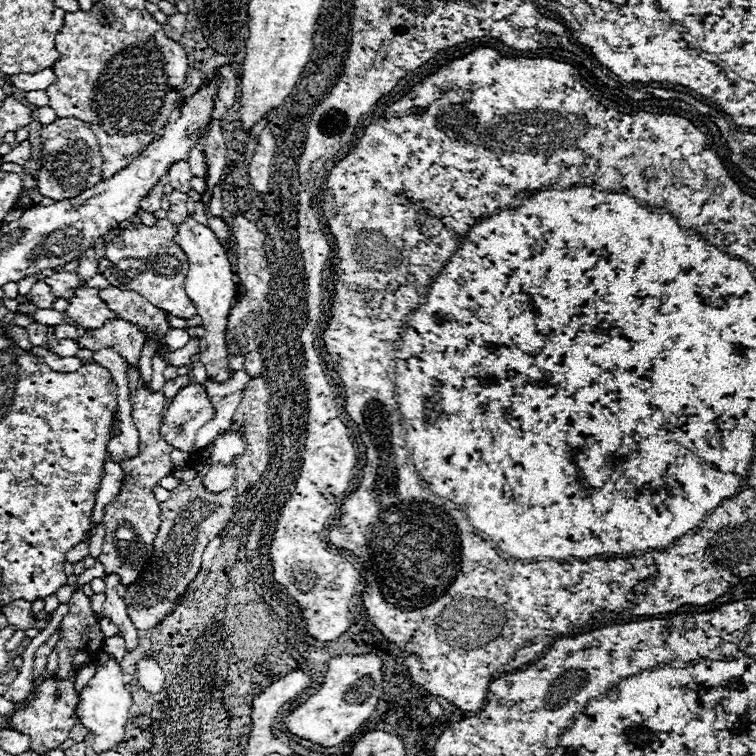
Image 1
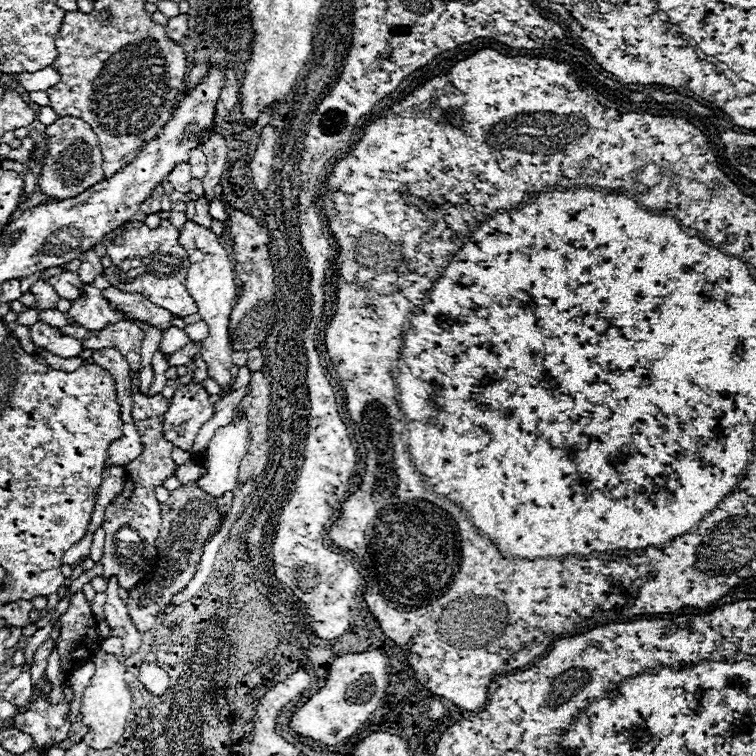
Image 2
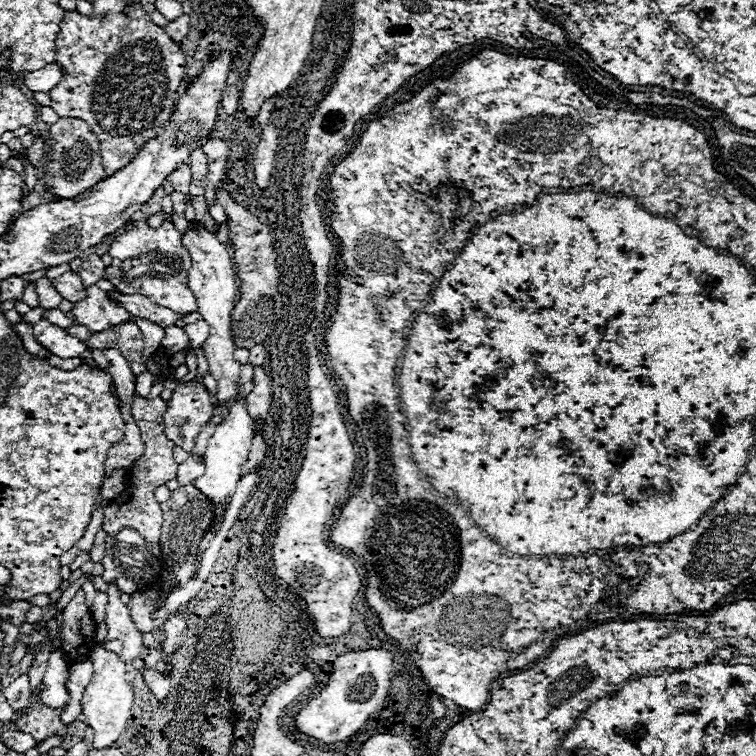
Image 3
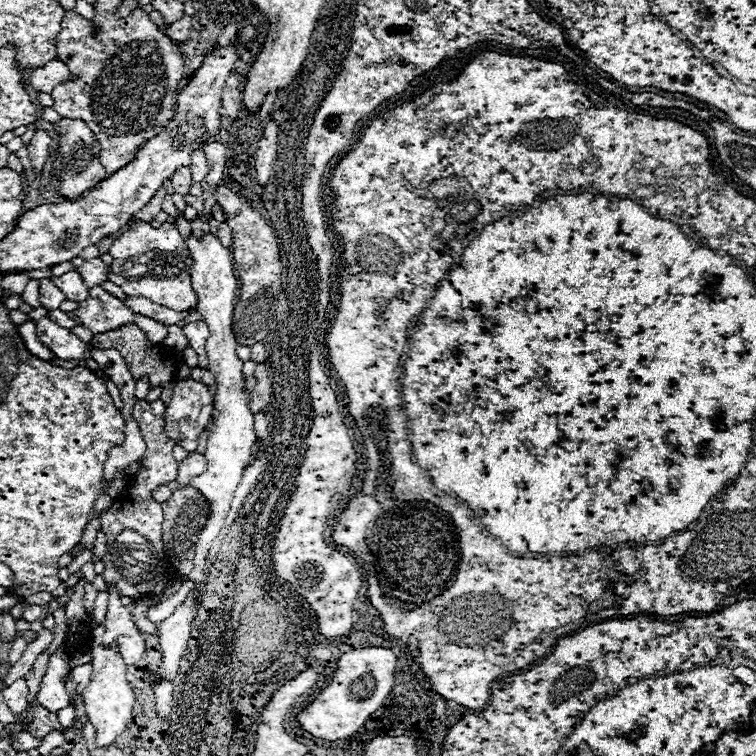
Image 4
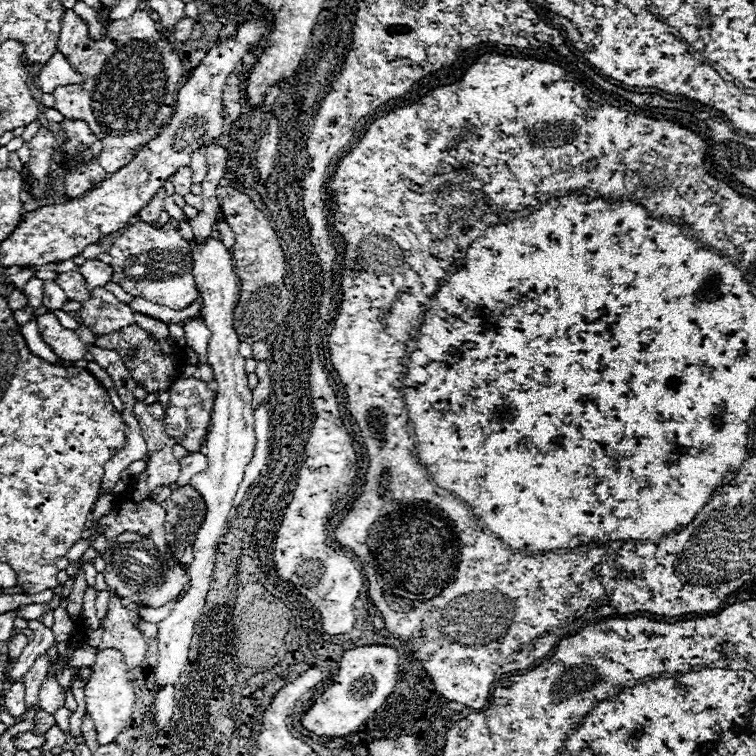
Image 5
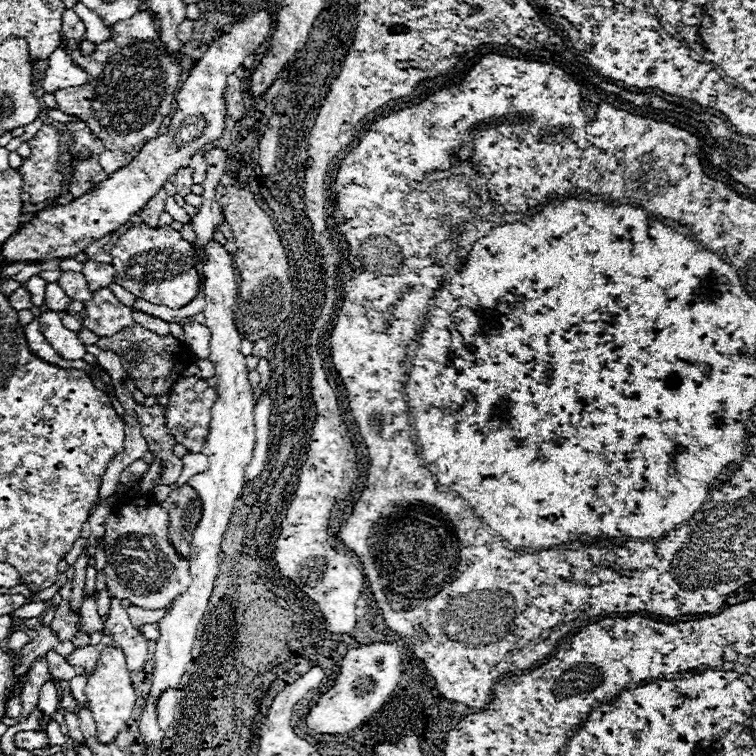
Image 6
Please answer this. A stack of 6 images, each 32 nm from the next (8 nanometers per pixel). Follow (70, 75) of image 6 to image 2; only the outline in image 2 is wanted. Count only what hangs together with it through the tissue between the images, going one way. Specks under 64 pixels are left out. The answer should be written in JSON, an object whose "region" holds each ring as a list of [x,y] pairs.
{"region":[[[46,66],[44,70],[38,70],[32,74],[18,74],[20,86],[24,86],[28,92],[38,92],[38,90],[46,92],[48,88],[58,84],[58,80],[60,80],[60,74],[52,66]]]}

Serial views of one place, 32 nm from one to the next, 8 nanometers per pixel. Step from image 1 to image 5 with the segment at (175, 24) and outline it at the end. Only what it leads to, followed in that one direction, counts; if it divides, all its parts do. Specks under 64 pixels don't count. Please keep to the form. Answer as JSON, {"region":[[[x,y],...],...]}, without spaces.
{"region":[[[182,18],[182,20],[176,24],[174,36],[176,36],[178,42],[186,42],[186,40],[190,40],[190,34],[192,34],[192,18]]]}

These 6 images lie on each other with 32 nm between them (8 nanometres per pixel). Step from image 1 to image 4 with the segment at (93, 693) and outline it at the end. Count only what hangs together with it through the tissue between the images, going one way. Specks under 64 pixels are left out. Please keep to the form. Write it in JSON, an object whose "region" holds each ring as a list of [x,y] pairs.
{"region":[[[94,648],[92,656],[94,656],[92,660],[94,670],[88,686],[84,688],[84,706],[86,706],[86,718],[94,724],[96,730],[96,746],[104,748],[114,744],[114,740],[124,732],[134,706],[134,690],[126,680],[126,664],[116,650]]]}

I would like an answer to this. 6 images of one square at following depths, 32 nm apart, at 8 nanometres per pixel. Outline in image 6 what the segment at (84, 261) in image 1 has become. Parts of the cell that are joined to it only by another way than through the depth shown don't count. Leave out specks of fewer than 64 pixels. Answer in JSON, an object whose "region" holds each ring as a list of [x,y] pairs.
{"region":[[[92,260],[86,262],[82,274],[86,276],[92,292],[96,292],[98,288],[106,288],[116,278],[116,270],[114,270],[112,264],[98,264],[98,262],[92,262]]]}

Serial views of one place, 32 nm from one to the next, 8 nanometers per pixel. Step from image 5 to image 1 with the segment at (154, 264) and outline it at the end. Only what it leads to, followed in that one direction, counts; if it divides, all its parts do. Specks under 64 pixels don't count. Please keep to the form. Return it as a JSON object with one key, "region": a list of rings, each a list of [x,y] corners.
{"region":[[[160,218],[154,228],[150,226],[130,226],[124,228],[112,242],[106,244],[106,258],[110,260],[104,278],[116,288],[126,288],[142,294],[154,306],[166,310],[178,318],[190,318],[196,314],[192,300],[184,290],[184,280],[188,272],[188,258],[184,250],[174,242],[176,226],[166,218]]]}

